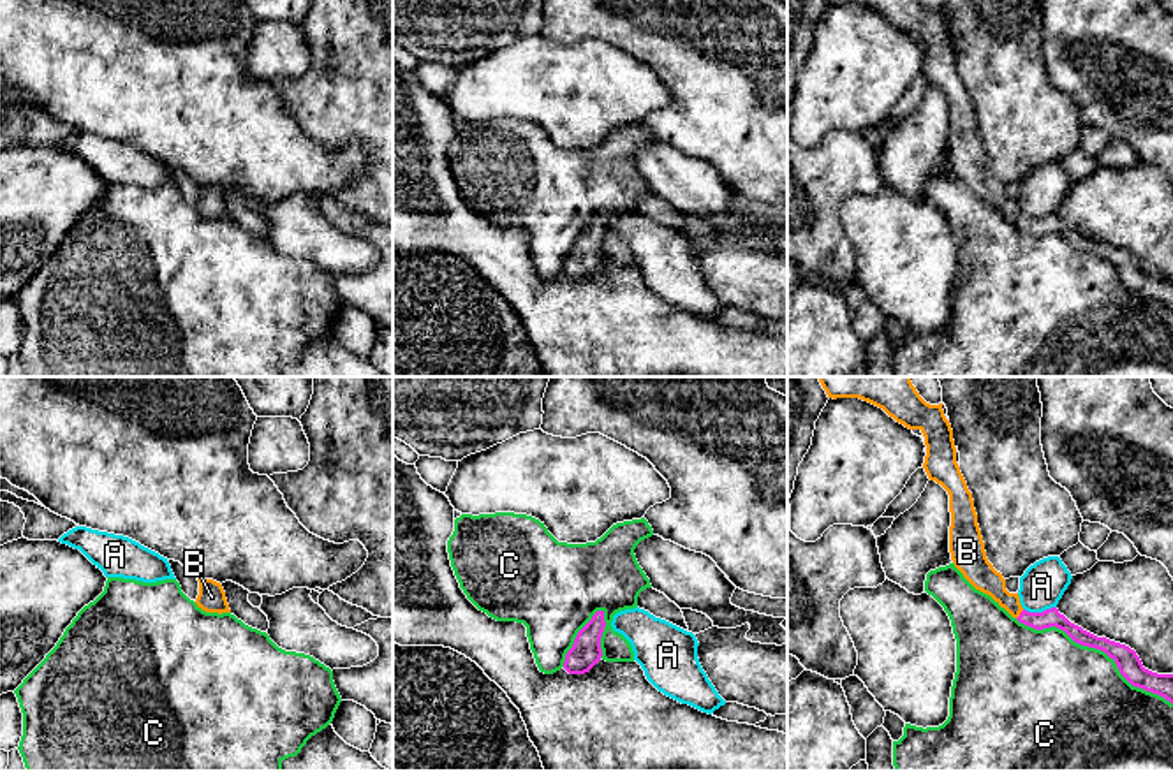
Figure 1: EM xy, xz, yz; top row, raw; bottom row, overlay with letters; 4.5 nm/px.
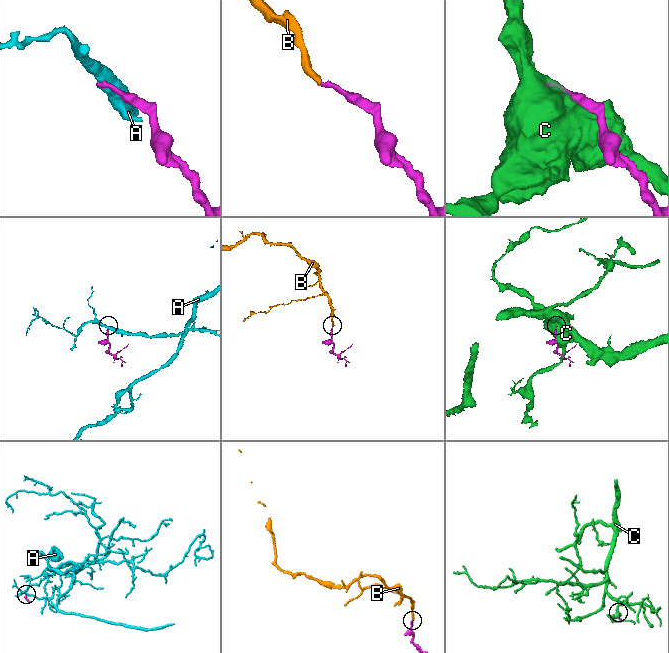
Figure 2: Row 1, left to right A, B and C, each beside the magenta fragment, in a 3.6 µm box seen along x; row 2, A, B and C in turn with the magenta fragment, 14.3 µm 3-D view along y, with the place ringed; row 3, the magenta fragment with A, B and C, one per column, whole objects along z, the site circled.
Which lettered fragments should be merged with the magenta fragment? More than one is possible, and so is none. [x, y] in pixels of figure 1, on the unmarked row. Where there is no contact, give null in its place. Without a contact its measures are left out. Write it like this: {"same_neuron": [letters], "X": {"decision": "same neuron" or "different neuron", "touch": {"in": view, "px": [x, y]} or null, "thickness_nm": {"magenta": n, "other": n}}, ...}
{"same_neuron": ["B"], "A": {"decision": "different neuron", "touch": {"in": "yz", "px": [1040, 219]}, "thickness_nm": {"magenta": 80, "other": 200}}, "B": {"decision": "same neuron", "touch": {"in": "yz", "px": [1020, 220]}, "thickness_nm": {"magenta": 80, "other": 120}}, "C": {"decision": "different neuron", "touch": {"in": "yz", "px": [1096, 254]}, "thickness_nm": {"magenta": 110, "other": 480}}}

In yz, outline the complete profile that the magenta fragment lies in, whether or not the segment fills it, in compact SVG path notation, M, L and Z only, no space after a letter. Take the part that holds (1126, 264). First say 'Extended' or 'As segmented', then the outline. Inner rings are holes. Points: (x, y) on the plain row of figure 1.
Extended. M828 0L828 4L859 4L882 14L905 33L923 39L926 51L923 74L928 84L941 90L949 100L951 165L976 195L990 201L1000 213L1027 232L1036 236L1057 232L1074 248L1104 257L1115 266L1120 280L1132 292L1157 299L1173 310L1173 280L1157 280L1145 275L1134 255L1083 236L1060 220L1057 213L1043 218L1025 217L1018 199L1006 195L1006 185L986 164L972 99L956 69L953 35L944 21L942 9L930 11L919 0Z

